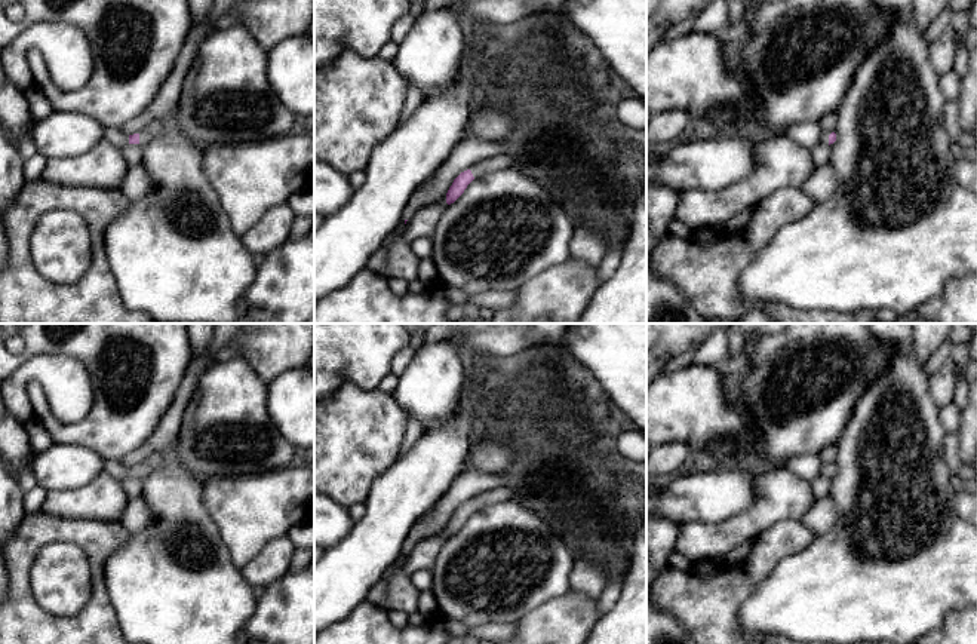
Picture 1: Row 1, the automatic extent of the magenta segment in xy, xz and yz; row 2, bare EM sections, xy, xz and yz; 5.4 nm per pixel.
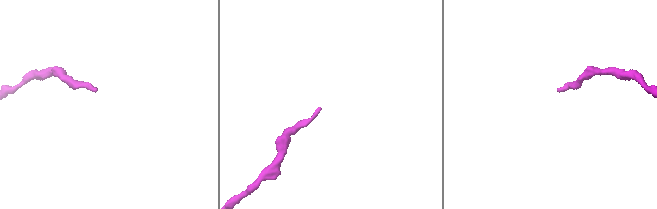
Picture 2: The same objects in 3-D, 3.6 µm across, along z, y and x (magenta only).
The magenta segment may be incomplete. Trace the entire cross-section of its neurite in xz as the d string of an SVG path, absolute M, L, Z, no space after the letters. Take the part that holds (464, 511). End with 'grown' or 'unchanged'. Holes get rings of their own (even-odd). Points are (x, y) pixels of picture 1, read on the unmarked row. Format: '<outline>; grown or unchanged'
M501 485L498 488L494 488L491 491L486 491L470 502L461 505L449 519L446 525L446 536L451 537L454 536L467 521L467 518L477 509L486 506L486 505L494 505L494 503L501 503L507 500L513 500L517 494L525 494L528 491L526 485L519 485L519 487L510 487L510 485Z; grown

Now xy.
M154 453L147 460L144 460L141 464L129 467L129 476L141 476L145 478L151 472L162 469L163 459L160 454Z; grown

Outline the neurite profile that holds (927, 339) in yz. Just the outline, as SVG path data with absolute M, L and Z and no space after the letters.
M912 323L912 329L910 355L919 364L927 364L947 340L952 323Z

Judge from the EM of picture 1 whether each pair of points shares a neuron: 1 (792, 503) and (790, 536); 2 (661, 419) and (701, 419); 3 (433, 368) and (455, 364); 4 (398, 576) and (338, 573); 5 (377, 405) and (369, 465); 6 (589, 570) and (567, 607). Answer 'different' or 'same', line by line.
1: different
2: same
3: same
4: different
5: same
6: different

